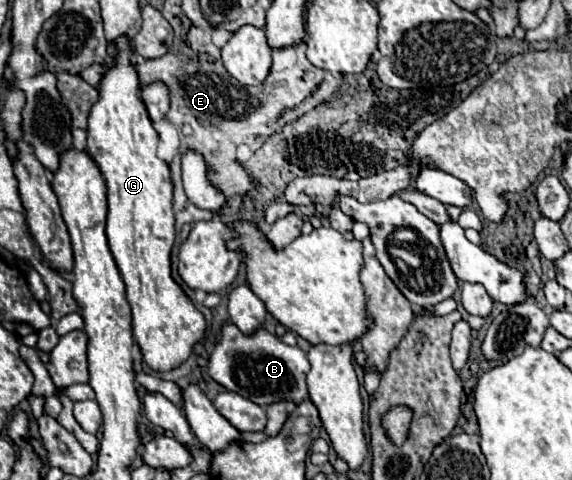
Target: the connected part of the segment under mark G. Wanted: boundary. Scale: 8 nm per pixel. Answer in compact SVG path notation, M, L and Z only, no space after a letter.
M119 38L117 50L113 54L113 66L107 68L99 84L99 100L93 104L87 128L87 152L99 164L103 178L107 182L107 242L119 274L127 284L127 302L133 312L133 338L139 344L145 364L155 372L167 372L181 366L193 352L195 344L205 334L205 318L195 308L195 304L183 294L183 288L171 276L171 248L175 244L175 214L171 206L173 184L169 166L157 158L159 134L147 116L145 104L139 98L139 76L129 62L131 46L127 38Z

